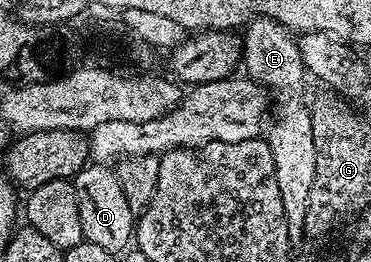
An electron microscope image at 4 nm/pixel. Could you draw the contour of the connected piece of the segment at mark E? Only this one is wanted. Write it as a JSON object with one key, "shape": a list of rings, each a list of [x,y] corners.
{"shape":[[[257,17],[247,24],[242,31],[242,67],[245,67],[247,78],[253,79],[255,83],[259,83],[261,87],[267,89],[269,92],[275,93],[274,101],[278,103],[278,107],[274,109],[274,115],[276,111],[276,120],[269,122],[266,127],[266,138],[270,145],[270,153],[274,153],[274,177],[278,177],[278,194],[282,196],[282,213],[286,213],[286,225],[288,226],[288,241],[289,244],[296,245],[303,239],[306,239],[306,232],[304,229],[304,218],[306,217],[306,209],[310,206],[310,189],[314,185],[314,169],[318,165],[318,153],[314,149],[314,133],[312,132],[312,117],[309,108],[305,105],[304,101],[300,98],[300,89],[306,80],[306,72],[304,69],[304,62],[302,61],[302,53],[300,52],[300,45],[297,36],[293,32],[289,31],[287,27],[283,27],[282,24],[276,19],[269,19],[267,17]]]}

